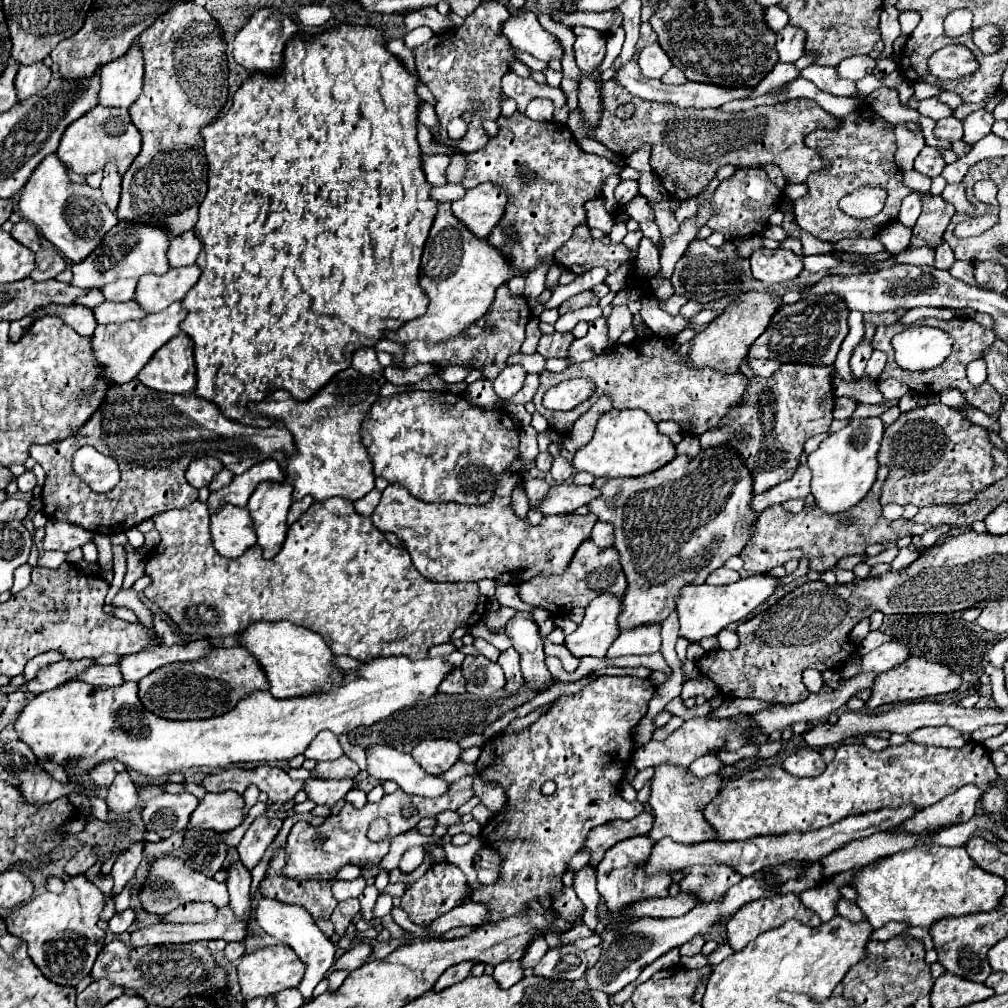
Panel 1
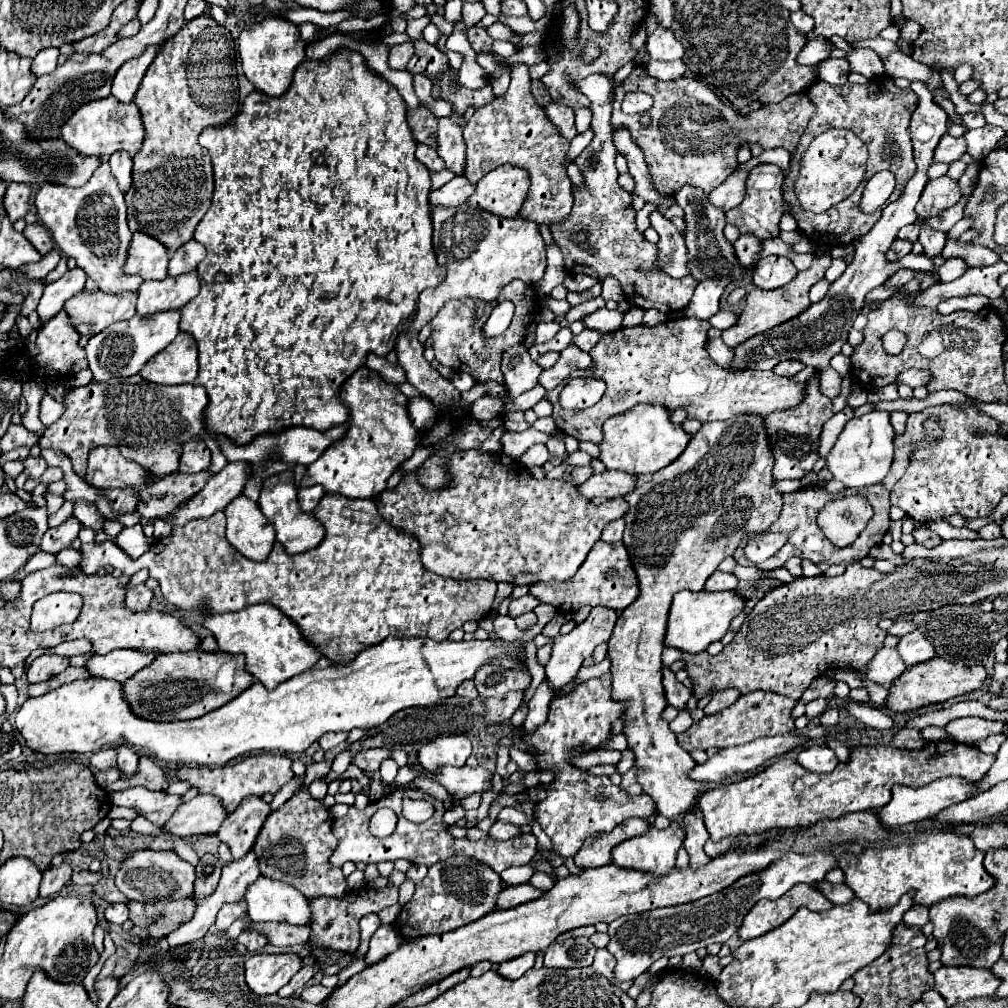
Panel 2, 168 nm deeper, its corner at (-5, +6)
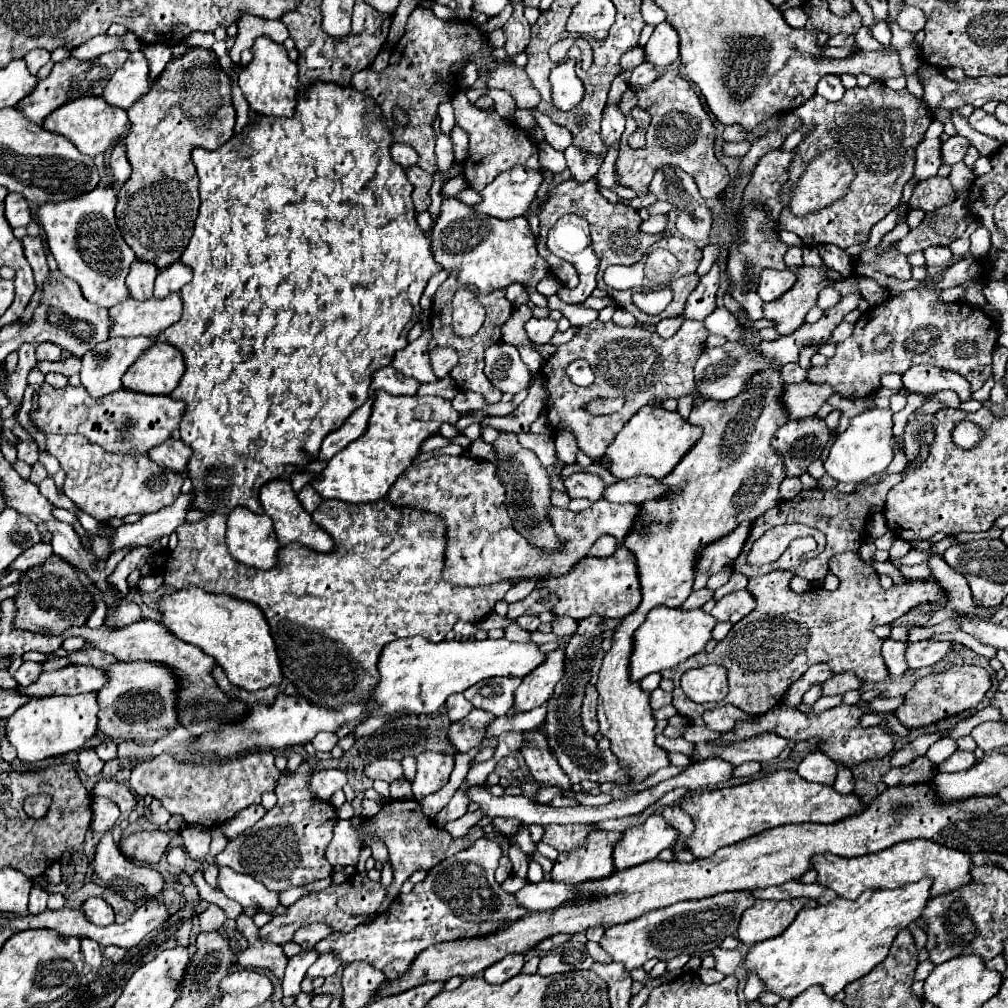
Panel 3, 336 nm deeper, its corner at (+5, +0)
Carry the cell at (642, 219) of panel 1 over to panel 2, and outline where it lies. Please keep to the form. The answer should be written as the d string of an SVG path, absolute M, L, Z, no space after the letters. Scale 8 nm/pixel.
M657 210L651 212L649 216L651 226L659 234L659 260L661 268L671 276L671 278L683 278L687 276L687 248L685 248L685 238L683 234L667 220L663 218Z

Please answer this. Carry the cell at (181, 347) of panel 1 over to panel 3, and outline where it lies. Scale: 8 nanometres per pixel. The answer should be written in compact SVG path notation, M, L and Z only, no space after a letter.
M157 340L123 374L123 388L141 394L171 394L183 372L185 360L181 352L165 340Z

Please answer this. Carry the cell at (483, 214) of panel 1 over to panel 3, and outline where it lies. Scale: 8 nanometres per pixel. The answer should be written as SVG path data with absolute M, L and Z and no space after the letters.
M515 166L499 174L491 184L485 186L485 190L481 190L483 202L477 204L475 210L503 220L525 216L531 202L537 198L541 182L543 170L535 172L531 168Z

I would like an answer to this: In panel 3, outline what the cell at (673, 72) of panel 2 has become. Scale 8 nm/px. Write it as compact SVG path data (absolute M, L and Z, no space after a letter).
M645 62L645 64L639 64L639 66L633 70L629 84L631 84L631 86L647 86L647 84L651 84L655 78L657 78L655 66L649 64L649 62Z

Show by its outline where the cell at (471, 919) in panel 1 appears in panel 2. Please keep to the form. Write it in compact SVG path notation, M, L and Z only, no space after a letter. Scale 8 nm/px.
M519 884L519 886L509 886L501 890L501 896L497 896L497 910L505 908L515 908L519 904L525 904L529 900L539 898L541 892L535 890L531 884Z

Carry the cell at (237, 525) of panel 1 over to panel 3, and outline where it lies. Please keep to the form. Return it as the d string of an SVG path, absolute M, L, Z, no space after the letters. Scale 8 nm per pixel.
M245 508L229 512L227 546L237 562L259 570L271 570L279 562L281 544L267 514L253 514Z

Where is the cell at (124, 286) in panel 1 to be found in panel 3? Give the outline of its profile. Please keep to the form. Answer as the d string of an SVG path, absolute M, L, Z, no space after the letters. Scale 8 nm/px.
M101 182L95 190L79 198L57 204L43 204L37 212L39 224L47 234L47 246L55 256L59 270L81 286L81 292L89 302L101 308L111 308L129 296L125 278L131 264L135 262L135 254L125 244L117 228L115 204L117 190Z

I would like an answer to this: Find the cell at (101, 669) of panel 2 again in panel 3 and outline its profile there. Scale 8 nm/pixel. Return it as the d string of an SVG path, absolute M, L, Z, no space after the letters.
M71 664L57 672L43 672L35 684L23 688L17 686L15 690L21 696L29 698L47 698L47 696L61 696L61 694L83 694L83 692L99 692L107 682L105 672L95 666L79 666Z

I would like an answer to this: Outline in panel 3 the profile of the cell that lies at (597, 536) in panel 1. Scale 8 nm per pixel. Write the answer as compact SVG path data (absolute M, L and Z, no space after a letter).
M601 536L589 550L589 556L593 558L607 558L617 550L617 542L611 536Z

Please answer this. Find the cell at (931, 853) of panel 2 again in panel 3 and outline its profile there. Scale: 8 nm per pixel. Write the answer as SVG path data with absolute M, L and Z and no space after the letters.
M911 840L899 842L891 848L881 850L879 854L865 854L859 858L839 858L833 854L813 856L813 870L817 872L817 882L837 892L837 896L847 900L857 900L867 888L897 888L909 882L917 882L923 876L933 878L933 890L951 892L961 888L971 880L969 876L971 856L931 840Z

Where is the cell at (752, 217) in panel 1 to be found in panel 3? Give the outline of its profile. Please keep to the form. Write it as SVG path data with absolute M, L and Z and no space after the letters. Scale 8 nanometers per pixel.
M771 150L767 156L759 160L759 164L753 170L753 176L749 184L745 186L743 200L757 200L761 204L767 204L773 218L779 218L783 210L783 202L779 198L781 188L789 180L789 164L795 156L795 150Z

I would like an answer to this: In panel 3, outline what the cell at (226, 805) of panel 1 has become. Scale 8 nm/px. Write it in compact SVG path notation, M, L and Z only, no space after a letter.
M163 830L151 832L133 832L119 844L125 858L135 862L157 864L169 848L169 836Z

